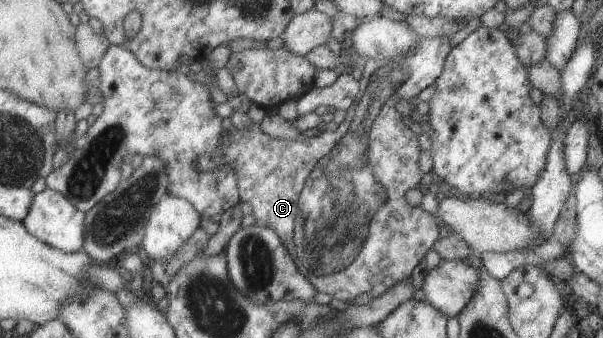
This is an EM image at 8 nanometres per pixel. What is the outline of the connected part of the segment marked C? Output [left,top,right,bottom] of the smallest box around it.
[194,34,450,302]

